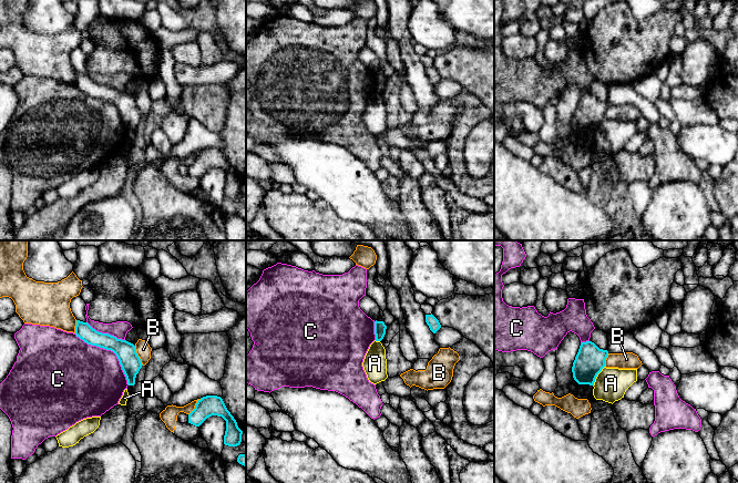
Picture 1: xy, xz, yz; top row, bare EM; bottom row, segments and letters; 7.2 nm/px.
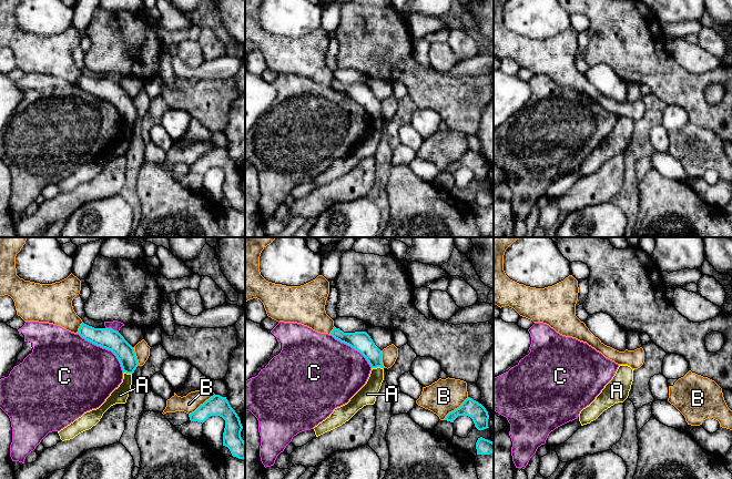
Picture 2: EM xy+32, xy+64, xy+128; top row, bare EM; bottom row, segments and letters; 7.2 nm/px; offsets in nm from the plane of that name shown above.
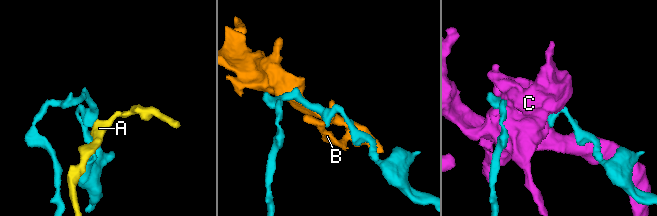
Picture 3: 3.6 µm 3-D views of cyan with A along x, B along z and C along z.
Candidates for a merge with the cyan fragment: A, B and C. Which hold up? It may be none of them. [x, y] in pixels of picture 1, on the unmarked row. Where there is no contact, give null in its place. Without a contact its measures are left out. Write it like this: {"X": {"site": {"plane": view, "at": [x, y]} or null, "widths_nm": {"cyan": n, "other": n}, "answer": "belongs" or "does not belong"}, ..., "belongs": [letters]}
{"A": {"site": {"plane": "yz", "at": [596, 127]}, "widths_nm": {"cyan": 220, "other": 240}, "answer": "does not belong"}, "B": {"site": {"plane": "xy", "at": [137, 108]}, "widths_nm": {"cyan": 150, "other": 110}, "answer": "does not belong"}, "C": {"site": {"plane": "xy", "at": [110, 101]}, "widths_nm": {"cyan": 150, "other": 460}, "answer": "does not belong"}, "belongs": []}

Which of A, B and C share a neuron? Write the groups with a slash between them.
A / B / C

